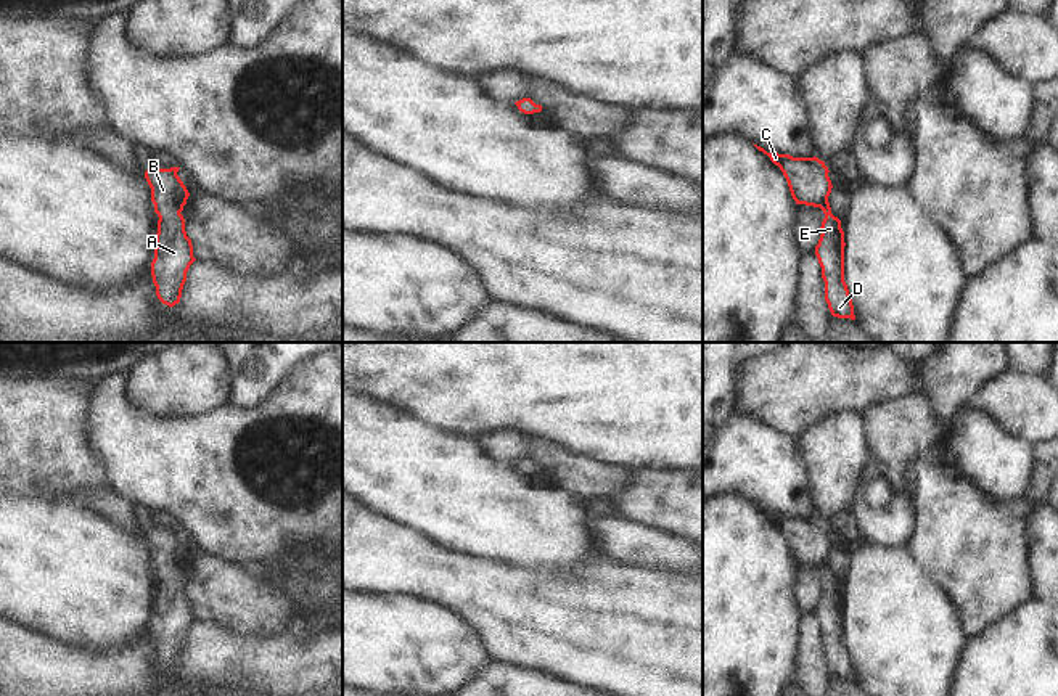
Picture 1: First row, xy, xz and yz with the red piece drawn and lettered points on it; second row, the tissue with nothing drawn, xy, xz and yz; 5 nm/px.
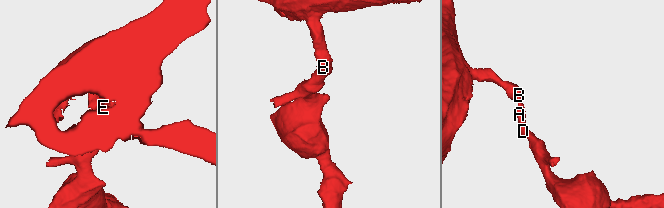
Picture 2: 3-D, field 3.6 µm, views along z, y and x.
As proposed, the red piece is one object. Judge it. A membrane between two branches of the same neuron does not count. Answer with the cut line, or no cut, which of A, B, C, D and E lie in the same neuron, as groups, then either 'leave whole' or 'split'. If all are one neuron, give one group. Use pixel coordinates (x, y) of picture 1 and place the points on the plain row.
no cut | A B C D E | leave whole

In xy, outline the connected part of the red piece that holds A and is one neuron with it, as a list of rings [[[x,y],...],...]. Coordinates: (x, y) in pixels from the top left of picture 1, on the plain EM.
[[[150,527],[145,532],[154,572],[159,577],[151,637],[158,659],[169,667],[180,662],[187,632],[196,620],[191,600],[185,592],[185,579],[180,574],[190,553],[177,535],[178,529]]]

